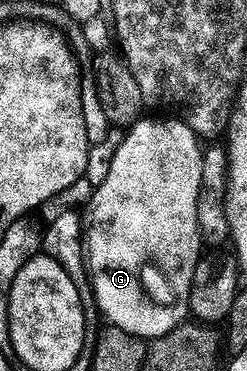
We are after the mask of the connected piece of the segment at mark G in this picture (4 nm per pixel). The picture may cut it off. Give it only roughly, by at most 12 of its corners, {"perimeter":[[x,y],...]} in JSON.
{"perimeter":[[135,121],[96,181],[97,310],[156,338],[190,315],[202,141]]}

